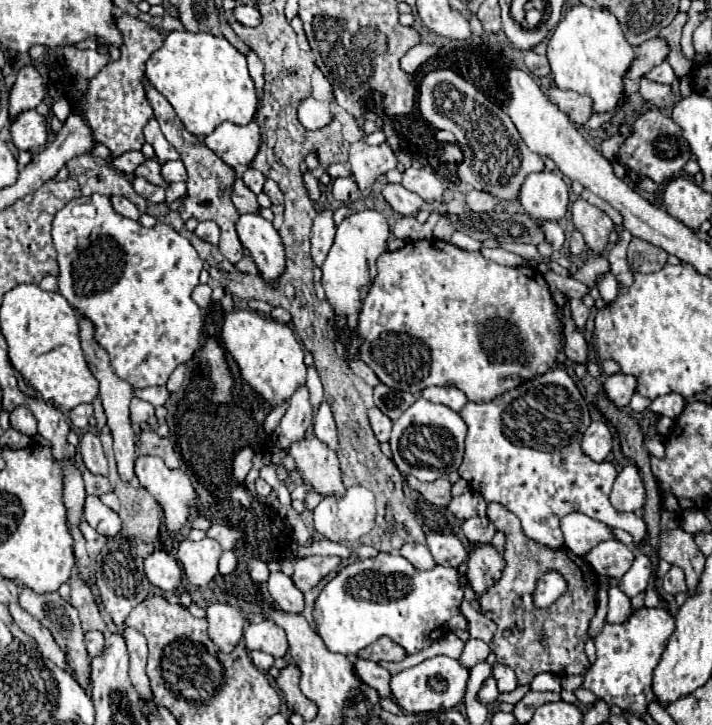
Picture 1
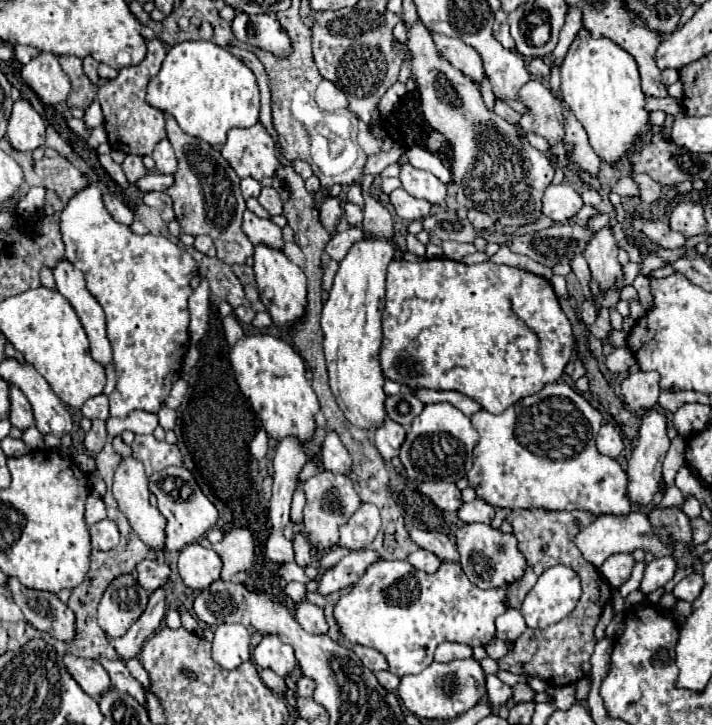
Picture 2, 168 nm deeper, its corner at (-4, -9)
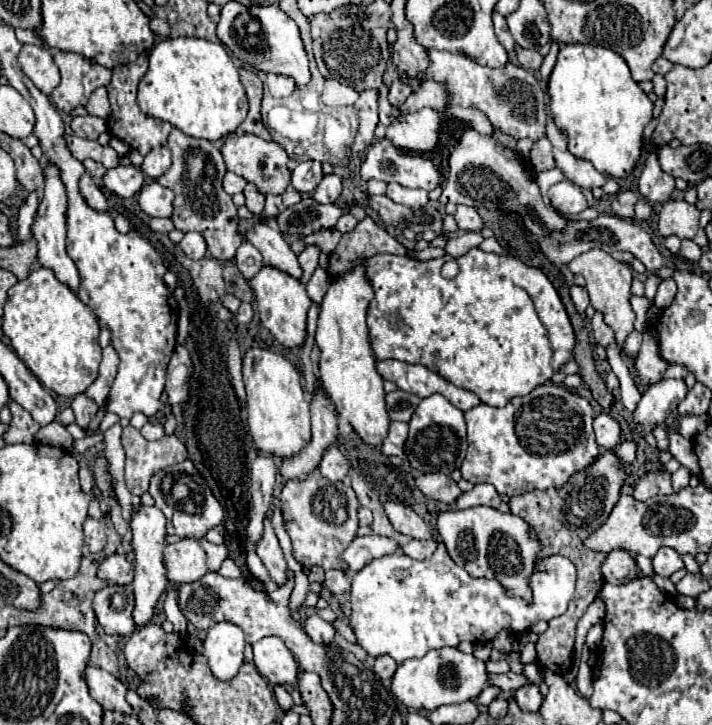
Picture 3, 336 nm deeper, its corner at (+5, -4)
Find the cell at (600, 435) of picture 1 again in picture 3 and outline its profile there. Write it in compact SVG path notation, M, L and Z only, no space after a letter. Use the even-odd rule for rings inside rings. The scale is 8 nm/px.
M600 413L594 419L594 433L596 433L596 443L604 449L614 449L620 441L620 425L606 413Z

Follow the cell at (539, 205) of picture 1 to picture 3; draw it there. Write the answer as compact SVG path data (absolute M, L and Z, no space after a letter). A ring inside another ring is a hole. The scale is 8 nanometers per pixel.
M566 179L552 185L548 189L548 197L550 197L552 207L562 215L576 215L588 207L586 199L582 195L582 189Z

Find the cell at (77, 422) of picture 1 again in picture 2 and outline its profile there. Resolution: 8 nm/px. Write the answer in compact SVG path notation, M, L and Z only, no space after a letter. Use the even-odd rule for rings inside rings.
M99 394L99 396L89 398L89 400L83 404L81 412L83 412L83 416L89 418L89 420L95 420L95 418L107 420L107 418L109 418L109 396Z

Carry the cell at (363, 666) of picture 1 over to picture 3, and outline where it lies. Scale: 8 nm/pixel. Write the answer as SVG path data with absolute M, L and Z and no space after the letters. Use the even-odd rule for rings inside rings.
M382 655L382 657L378 657L376 659L376 663L374 663L374 673L376 673L376 677L380 679L380 681L390 681L392 679L392 675L394 675L394 671L396 671L396 661L392 659L392 657L388 657L388 655Z

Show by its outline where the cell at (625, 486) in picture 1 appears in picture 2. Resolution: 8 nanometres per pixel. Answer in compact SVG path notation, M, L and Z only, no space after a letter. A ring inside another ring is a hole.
M647 410L643 420L641 420L641 426L639 426L639 432L637 432L637 446L633 450L633 456L629 460L629 500L631 504L649 504L653 500L653 494L657 492L657 486L661 482L661 464L663 464L663 458L669 450L669 436L667 436L667 416L659 410Z

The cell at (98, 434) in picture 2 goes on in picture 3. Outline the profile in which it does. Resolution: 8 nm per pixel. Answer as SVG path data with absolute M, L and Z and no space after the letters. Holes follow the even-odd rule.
M80 393L80 395L76 395L74 401L72 401L72 411L74 411L74 415L76 415L76 423L78 423L82 429L86 429L86 425L90 425L90 421L92 421L94 413L98 411L98 407L96 407L96 403L94 403L92 399L88 399L84 393Z

